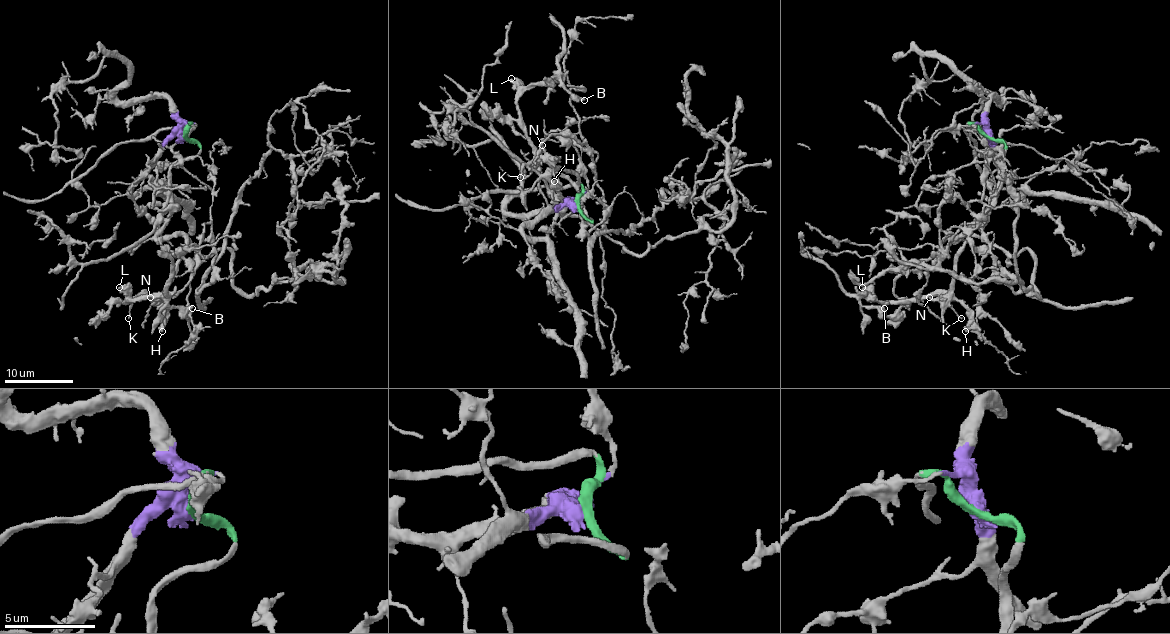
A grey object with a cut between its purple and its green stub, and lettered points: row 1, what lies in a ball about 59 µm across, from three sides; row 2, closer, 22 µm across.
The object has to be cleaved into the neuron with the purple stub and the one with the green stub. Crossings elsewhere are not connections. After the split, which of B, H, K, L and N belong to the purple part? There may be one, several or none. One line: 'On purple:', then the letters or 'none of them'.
On purple: none of them

